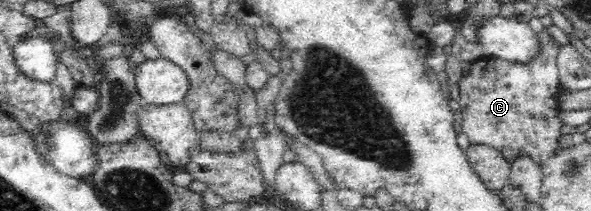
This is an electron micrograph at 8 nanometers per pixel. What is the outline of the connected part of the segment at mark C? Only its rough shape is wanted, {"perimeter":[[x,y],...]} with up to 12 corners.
{"perimeter":[[561,47],[472,62],[460,130],[510,163],[559,146]]}

